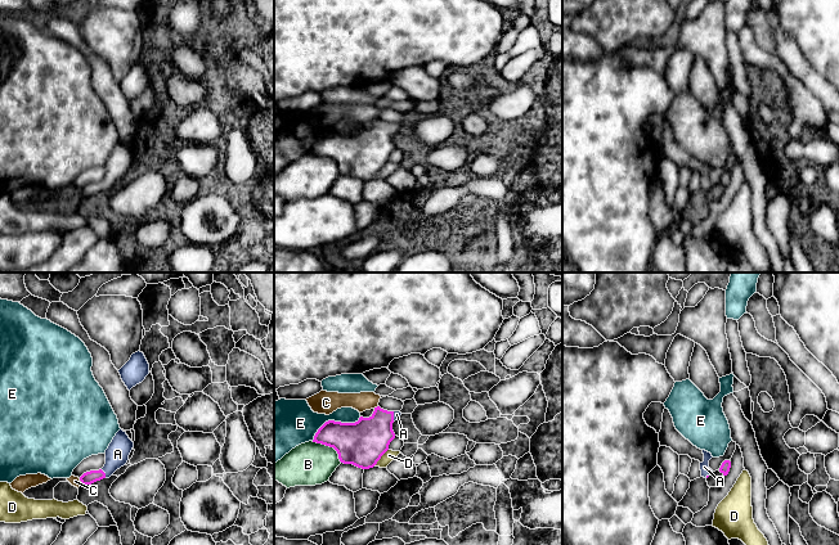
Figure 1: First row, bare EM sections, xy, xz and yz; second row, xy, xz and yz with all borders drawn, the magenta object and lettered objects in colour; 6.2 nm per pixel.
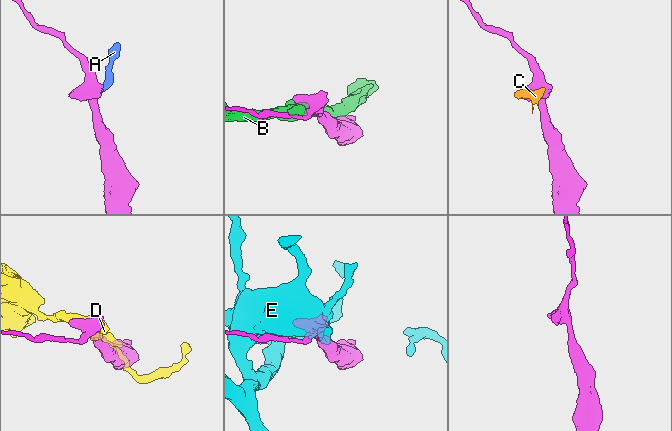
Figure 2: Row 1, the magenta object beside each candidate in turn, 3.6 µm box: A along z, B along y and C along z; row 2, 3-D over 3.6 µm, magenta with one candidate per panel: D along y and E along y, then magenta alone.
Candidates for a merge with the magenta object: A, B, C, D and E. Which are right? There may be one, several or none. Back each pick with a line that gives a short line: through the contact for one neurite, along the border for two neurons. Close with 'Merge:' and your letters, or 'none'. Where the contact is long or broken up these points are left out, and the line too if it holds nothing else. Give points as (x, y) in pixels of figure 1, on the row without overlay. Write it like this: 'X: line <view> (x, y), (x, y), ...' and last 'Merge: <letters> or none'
A: line xy (93, 188), (104, 185), (117, 166)
Merge: A

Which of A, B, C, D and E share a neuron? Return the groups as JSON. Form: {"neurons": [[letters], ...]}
{"neurons": [["A"], ["B"], ["C"], ["D"], ["E"]]}

